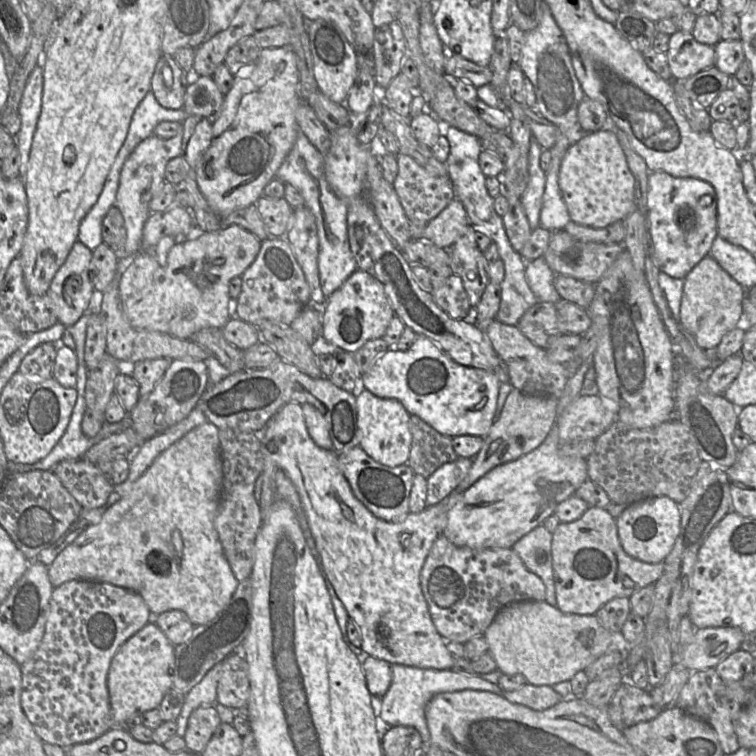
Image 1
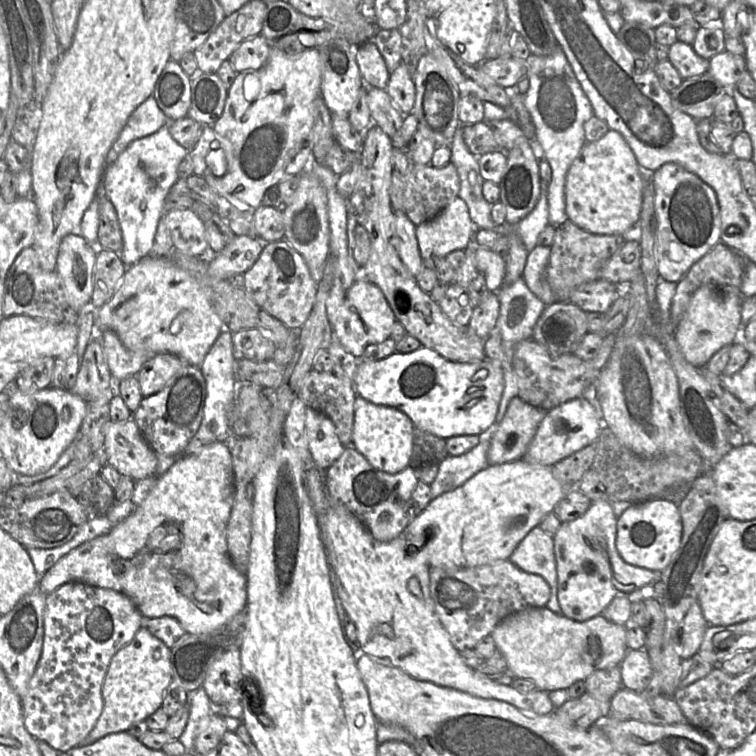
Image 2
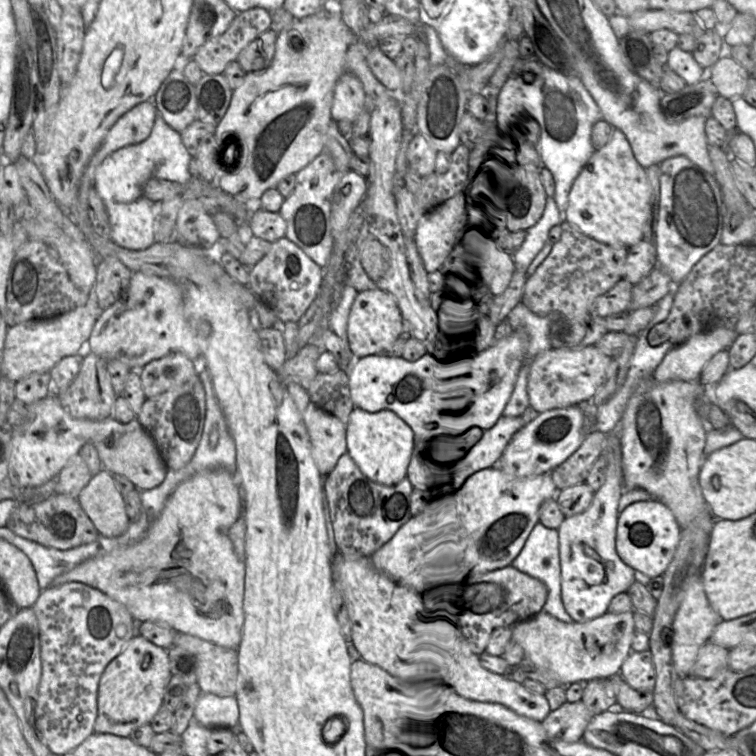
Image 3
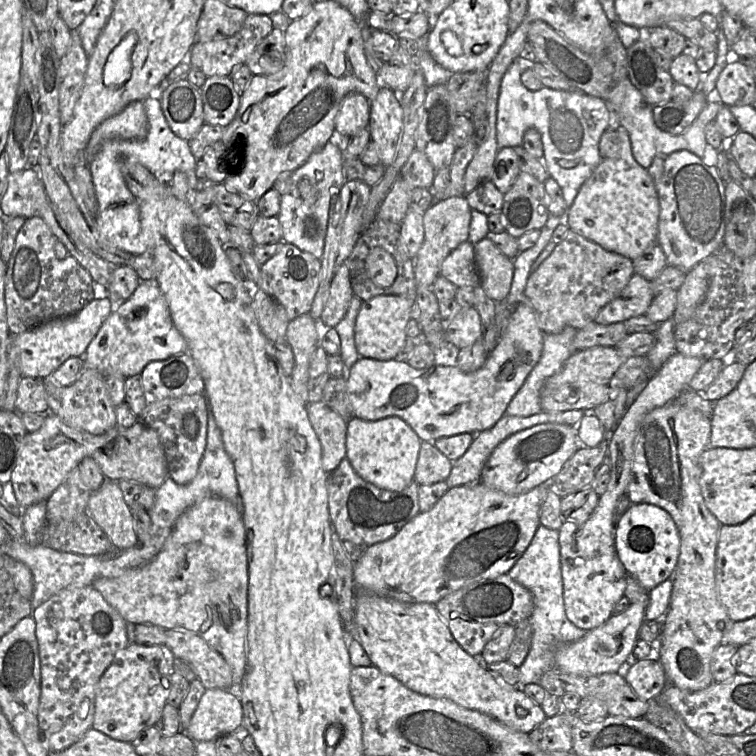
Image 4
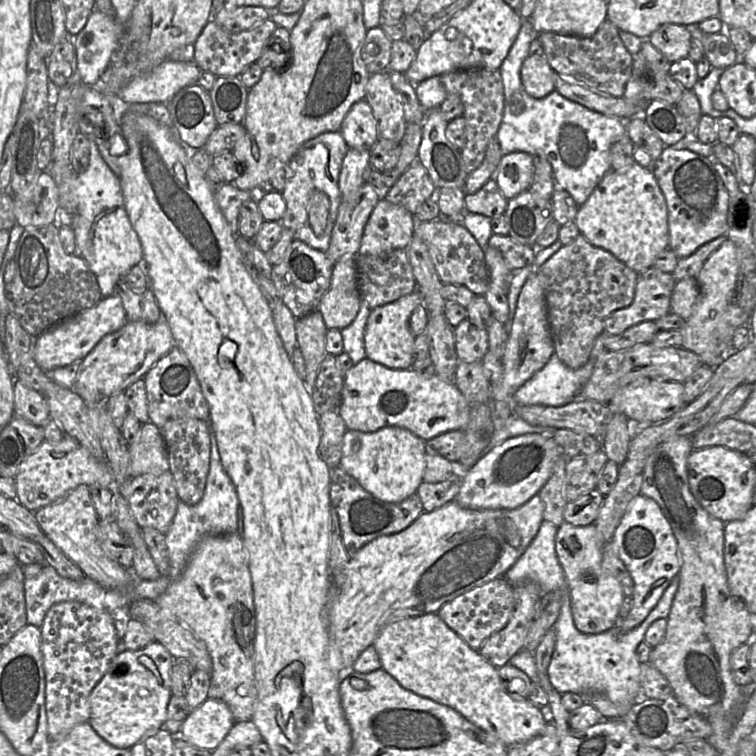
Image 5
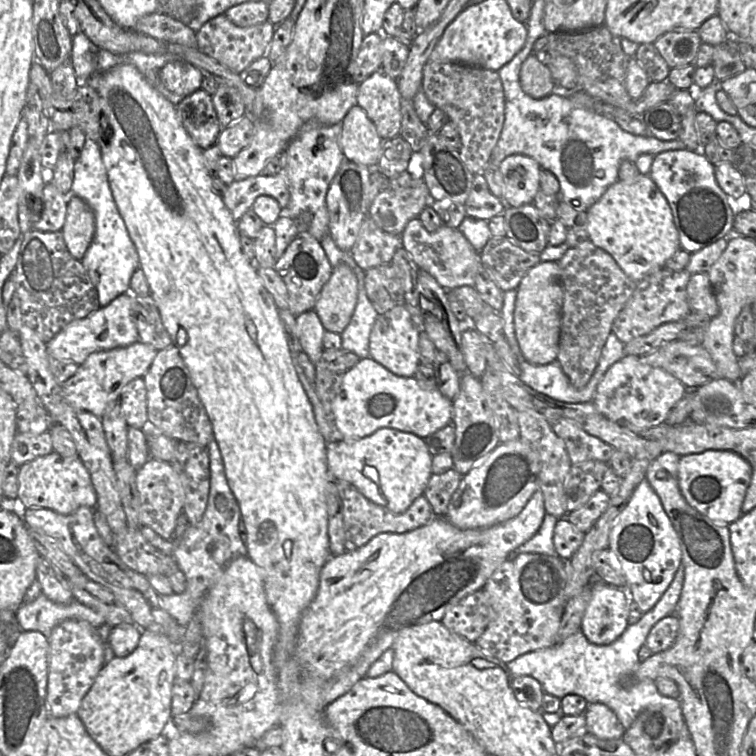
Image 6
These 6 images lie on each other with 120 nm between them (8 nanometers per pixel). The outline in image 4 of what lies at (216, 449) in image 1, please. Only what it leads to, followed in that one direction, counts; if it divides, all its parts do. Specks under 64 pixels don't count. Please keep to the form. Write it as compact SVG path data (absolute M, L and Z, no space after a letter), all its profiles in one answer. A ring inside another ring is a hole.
M211 496L188 508L177 519L171 535L168 537L164 548L156 560L148 560L139 567L130 568L118 577L97 578L93 581L92 587L102 594L105 600L121 615L126 622L133 624L150 623L163 629L191 631L200 636L210 647L221 654L226 660L232 671L233 685L230 690L234 690L239 694L240 686L247 669L248 561L246 531L243 523L243 517L233 502L224 498Z

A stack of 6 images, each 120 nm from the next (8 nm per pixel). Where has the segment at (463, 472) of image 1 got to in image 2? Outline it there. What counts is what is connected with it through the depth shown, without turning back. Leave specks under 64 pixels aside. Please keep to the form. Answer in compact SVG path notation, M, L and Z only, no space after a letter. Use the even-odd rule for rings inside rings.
M491 431L479 435L480 441L470 451L460 455L448 455L439 463L439 471L430 484L432 499L455 490L489 464L488 450L491 441Z

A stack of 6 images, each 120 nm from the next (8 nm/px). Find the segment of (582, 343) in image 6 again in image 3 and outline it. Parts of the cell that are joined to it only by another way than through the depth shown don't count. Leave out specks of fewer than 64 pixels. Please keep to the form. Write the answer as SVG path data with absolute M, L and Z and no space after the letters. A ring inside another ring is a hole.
M562 221L560 226L562 229L560 240L553 245L552 251L535 273L526 279L521 302L531 312L539 316L561 313L568 317L582 317L590 313L590 306L598 296L609 291L623 279L628 249L600 243L582 234L567 221Z

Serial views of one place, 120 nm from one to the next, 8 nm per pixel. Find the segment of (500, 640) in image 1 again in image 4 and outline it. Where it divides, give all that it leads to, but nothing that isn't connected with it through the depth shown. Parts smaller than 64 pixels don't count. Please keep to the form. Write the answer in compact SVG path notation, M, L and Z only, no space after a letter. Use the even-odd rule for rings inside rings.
M642 603L630 604L624 612L613 614L602 625L586 631L586 634L579 640L558 645L555 651L555 667L566 674L596 676L605 673L621 673L633 657L633 649L639 638L641 625L645 620L646 607L647 605Z

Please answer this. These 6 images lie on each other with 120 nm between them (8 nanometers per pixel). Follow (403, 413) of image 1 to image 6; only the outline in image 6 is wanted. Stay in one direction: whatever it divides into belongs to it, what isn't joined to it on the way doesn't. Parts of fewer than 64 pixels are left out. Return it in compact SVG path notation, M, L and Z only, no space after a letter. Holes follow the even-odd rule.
M379 428L364 438L328 442L326 451L328 470L332 479L349 482L367 499L396 514L405 512L417 497L424 494L433 474L433 456L430 454L425 440L413 433L398 429Z

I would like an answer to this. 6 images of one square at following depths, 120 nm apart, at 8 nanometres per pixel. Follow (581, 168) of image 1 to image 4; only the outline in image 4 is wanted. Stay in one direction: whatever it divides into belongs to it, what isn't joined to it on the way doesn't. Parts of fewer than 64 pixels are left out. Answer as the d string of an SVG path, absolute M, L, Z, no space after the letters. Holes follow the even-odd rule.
M620 125L617 132L620 139L619 151L600 161L580 187L564 219L570 229L586 239L634 260L657 244L659 198L648 170L633 157L628 131Z

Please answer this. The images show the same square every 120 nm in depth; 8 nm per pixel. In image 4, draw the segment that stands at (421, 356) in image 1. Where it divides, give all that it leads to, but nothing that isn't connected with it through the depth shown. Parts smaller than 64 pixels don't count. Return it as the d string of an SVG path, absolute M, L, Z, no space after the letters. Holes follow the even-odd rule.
M522 299L511 314L508 328L499 344L489 353L485 364L473 372L464 372L457 365L432 365L415 369L404 361L377 360L360 357L349 370L347 395L353 416L376 421L389 416L403 419L419 436L421 441L434 442L438 438L460 433L480 433L493 427L505 415L505 411L525 379L539 361L544 334L538 326L534 310Z

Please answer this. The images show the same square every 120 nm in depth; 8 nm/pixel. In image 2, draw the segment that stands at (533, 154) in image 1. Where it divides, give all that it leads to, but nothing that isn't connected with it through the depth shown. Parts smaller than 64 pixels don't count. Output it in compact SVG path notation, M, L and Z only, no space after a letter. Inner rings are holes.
M541 179L540 198L535 208L516 226L515 232L522 240L527 252L531 252L537 245L537 239L544 228L549 224L548 185Z

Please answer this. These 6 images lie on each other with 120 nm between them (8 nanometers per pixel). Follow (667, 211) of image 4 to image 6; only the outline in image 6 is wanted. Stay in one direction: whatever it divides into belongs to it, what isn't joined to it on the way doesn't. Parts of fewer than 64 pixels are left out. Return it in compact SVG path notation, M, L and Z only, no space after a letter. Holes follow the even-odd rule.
M669 150L654 156L654 161L648 174L666 198L673 214L674 223L679 233L680 248L694 254L702 248L722 238L733 235L734 218L737 207L728 195L718 185L714 165L701 151Z

